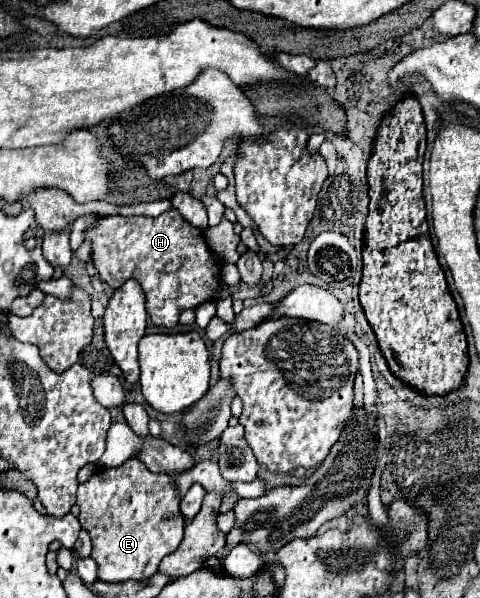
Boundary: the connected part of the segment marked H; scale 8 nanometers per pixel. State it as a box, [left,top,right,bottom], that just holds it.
[85,208,219,326]

